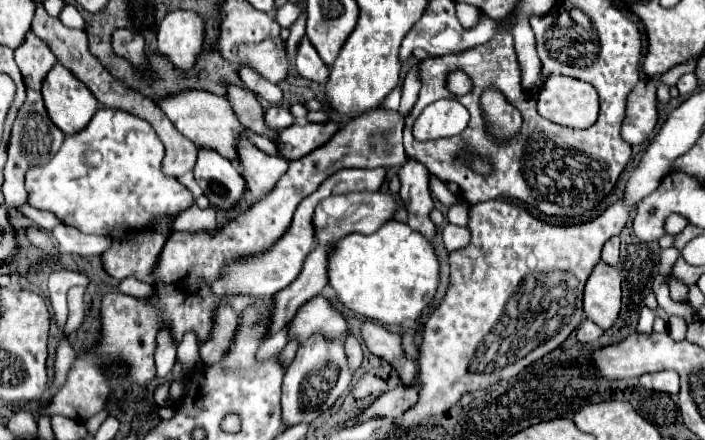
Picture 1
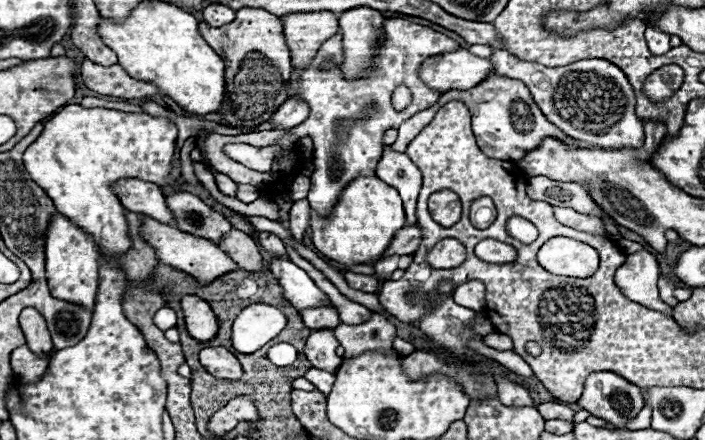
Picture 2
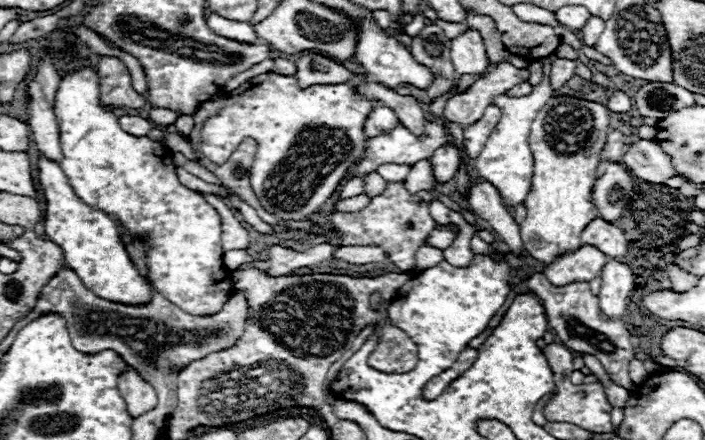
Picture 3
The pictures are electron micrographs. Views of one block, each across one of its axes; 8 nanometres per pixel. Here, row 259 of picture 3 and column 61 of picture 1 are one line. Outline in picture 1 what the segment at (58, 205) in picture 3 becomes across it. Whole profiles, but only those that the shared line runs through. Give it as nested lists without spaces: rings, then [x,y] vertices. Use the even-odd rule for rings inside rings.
[[[58,62],[44,78],[42,96],[52,122],[64,134],[74,134],[84,128],[98,110],[94,94]]]

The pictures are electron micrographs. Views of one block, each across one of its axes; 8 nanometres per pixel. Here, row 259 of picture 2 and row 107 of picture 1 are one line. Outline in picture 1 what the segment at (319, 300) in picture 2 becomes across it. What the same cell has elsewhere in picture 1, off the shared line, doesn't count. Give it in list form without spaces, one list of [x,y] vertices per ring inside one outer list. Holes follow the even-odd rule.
[[[272,106],[272,108],[268,108],[264,118],[266,118],[266,126],[270,130],[276,130],[276,132],[288,128],[294,122],[294,116],[290,114],[290,110],[286,106]]]

